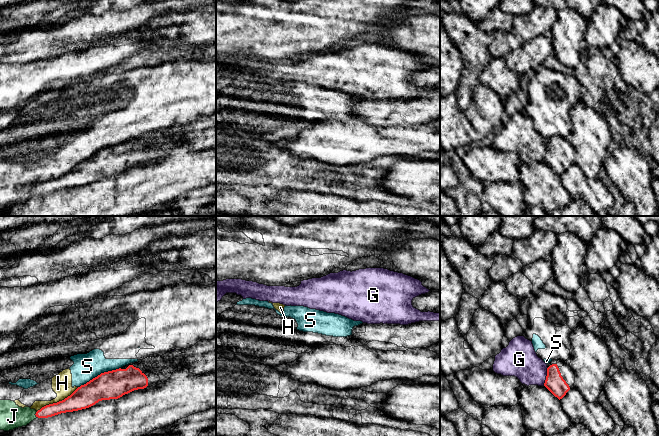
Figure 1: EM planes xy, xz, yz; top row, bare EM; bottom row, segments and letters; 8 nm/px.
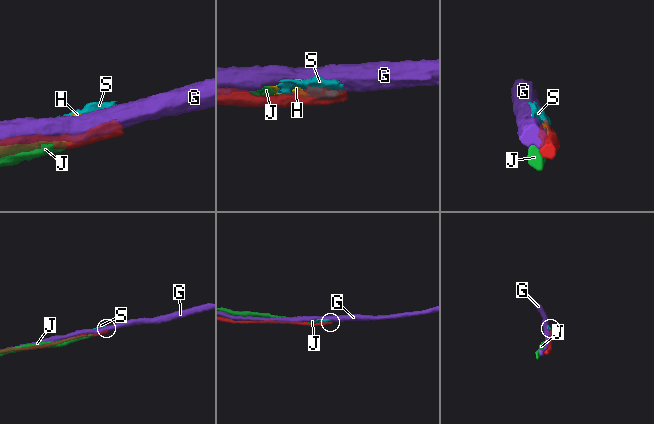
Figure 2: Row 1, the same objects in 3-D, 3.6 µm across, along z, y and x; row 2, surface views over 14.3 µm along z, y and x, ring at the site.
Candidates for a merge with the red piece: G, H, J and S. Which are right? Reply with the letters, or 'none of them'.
none of them

